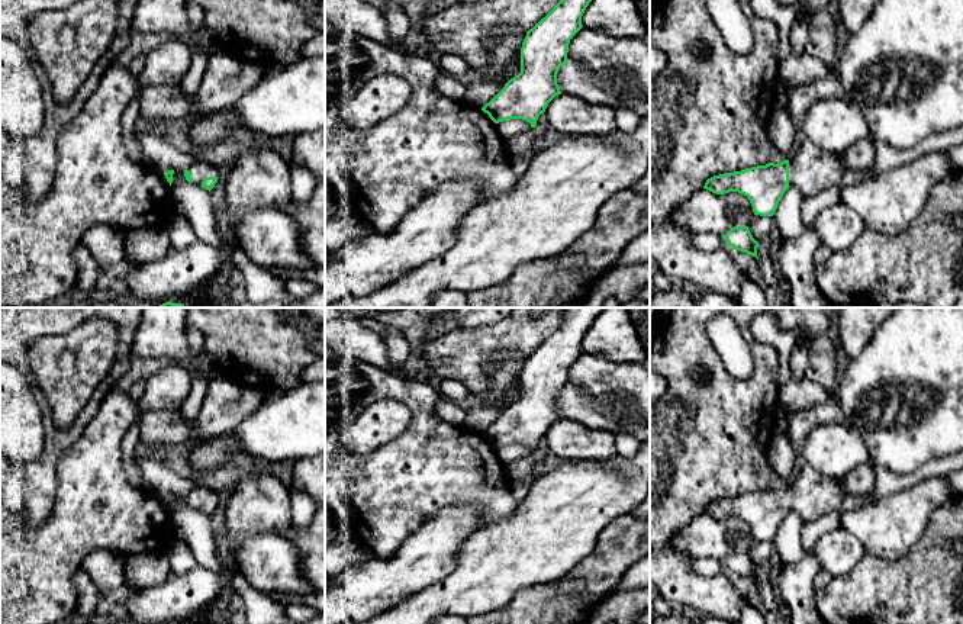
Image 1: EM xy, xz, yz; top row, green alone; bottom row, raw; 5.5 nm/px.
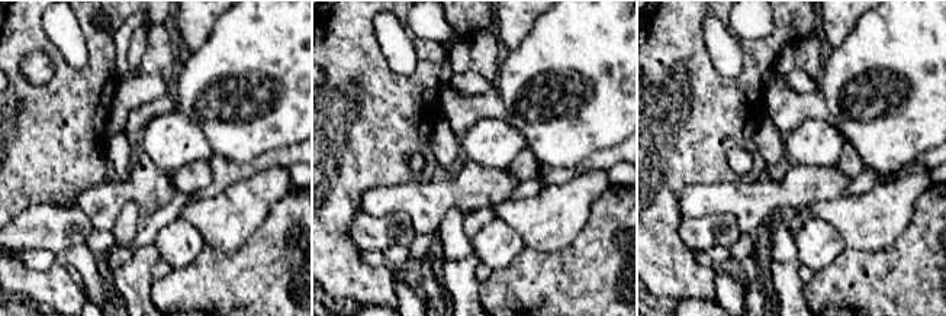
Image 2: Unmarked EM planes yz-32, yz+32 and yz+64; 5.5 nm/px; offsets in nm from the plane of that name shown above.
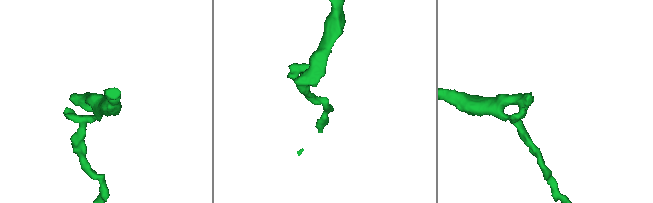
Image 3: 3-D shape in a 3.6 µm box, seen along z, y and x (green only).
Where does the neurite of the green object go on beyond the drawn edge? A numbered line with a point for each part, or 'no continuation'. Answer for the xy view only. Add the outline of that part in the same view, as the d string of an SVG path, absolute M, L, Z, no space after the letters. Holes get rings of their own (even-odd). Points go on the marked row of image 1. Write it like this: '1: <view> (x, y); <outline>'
1: xy (200, 169); M197 158L189 168L193 177L193 183L199 187L203 184L204 177L219 177L220 168L210 163Z

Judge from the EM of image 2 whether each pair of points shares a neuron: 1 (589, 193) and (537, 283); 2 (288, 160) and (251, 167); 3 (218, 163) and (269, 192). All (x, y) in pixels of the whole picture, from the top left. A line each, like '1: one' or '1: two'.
1: two
2: one
3: two

